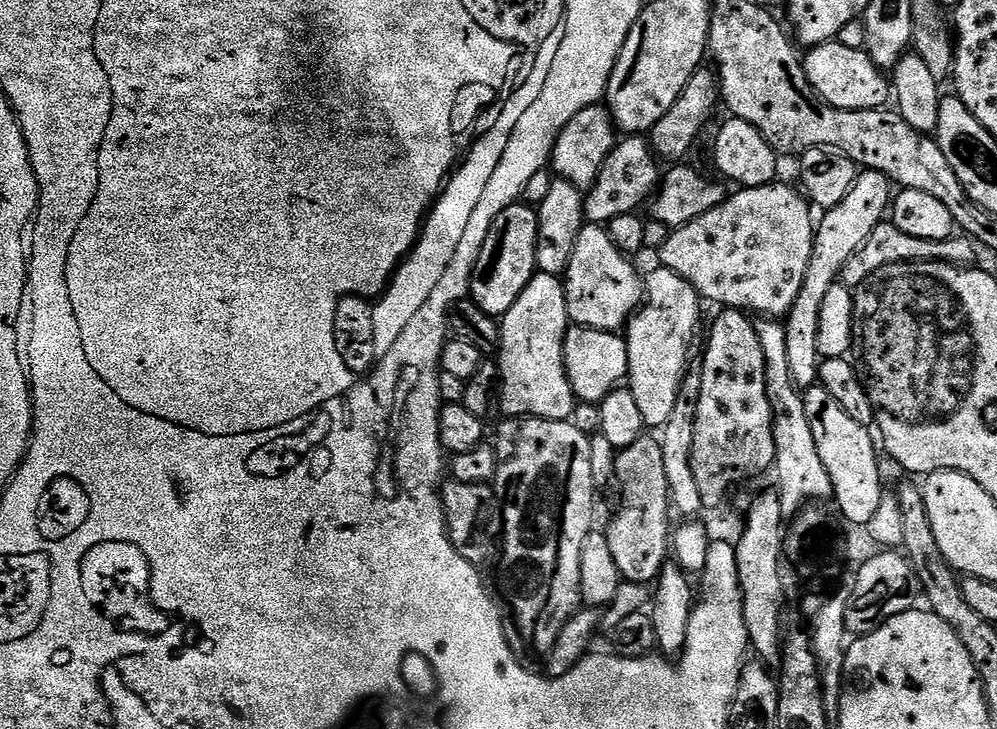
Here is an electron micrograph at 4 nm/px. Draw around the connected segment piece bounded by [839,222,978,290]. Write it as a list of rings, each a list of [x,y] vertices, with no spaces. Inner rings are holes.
[[[885,222],[878,225],[874,234],[870,234],[864,247],[848,259],[846,266],[840,270],[839,283],[845,284],[850,290],[856,290],[856,287],[871,272],[878,271],[880,267],[881,271],[885,267],[886,261],[888,264],[905,262],[913,264],[919,260],[941,260],[947,264],[972,266],[977,263],[976,250],[978,251],[977,245],[964,234],[956,234],[946,240],[923,240],[922,238],[910,238],[910,234],[902,234],[891,222]]]

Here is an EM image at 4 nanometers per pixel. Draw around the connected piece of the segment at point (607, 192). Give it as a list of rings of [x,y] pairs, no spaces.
[[[628,134],[617,143],[606,158],[592,188],[584,198],[584,219],[590,224],[606,226],[618,214],[630,214],[651,201],[662,180],[662,168],[652,151],[651,143],[643,135]]]

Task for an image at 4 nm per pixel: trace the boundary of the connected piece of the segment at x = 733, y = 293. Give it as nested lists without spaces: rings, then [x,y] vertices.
[[[780,183],[740,188],[733,196],[731,193],[720,207],[694,218],[694,222],[686,226],[669,231],[666,242],[658,250],[659,263],[686,278],[686,282],[690,282],[705,301],[713,300],[728,308],[760,312],[756,314],[764,318],[787,317],[797,307],[796,299],[804,288],[804,279],[812,264],[813,209],[799,191],[796,193],[790,185]]]

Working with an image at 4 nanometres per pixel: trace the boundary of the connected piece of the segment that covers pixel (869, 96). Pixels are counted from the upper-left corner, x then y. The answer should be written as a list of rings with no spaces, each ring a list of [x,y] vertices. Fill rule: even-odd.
[[[829,42],[809,47],[807,52],[802,60],[806,78],[820,99],[829,106],[846,111],[870,111],[883,109],[889,103],[889,77],[868,57],[863,48],[851,48],[842,46],[839,42]]]

